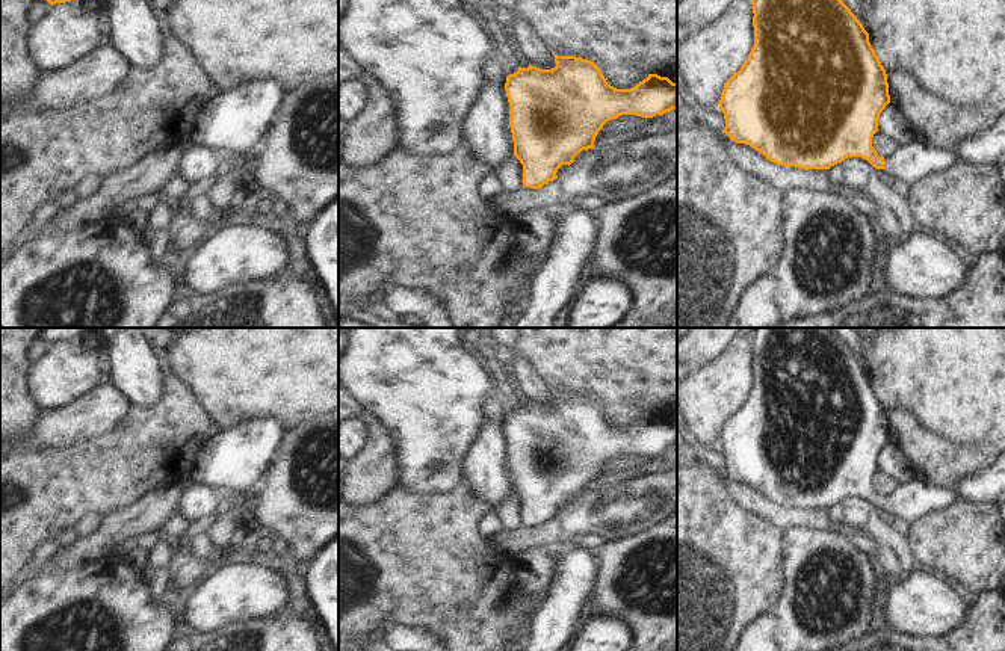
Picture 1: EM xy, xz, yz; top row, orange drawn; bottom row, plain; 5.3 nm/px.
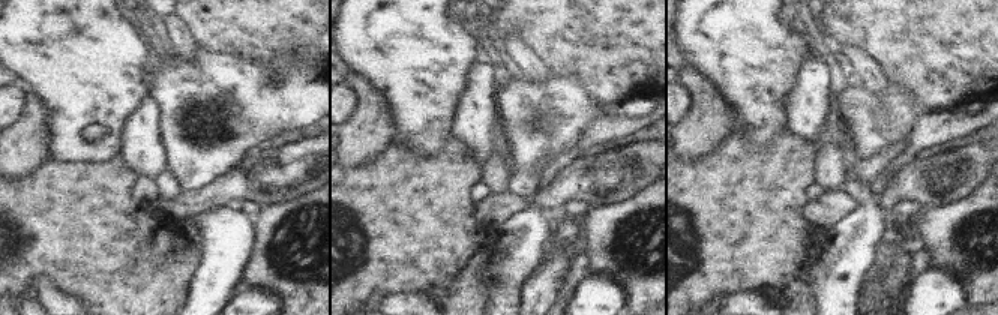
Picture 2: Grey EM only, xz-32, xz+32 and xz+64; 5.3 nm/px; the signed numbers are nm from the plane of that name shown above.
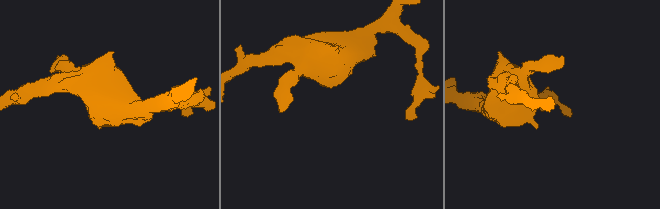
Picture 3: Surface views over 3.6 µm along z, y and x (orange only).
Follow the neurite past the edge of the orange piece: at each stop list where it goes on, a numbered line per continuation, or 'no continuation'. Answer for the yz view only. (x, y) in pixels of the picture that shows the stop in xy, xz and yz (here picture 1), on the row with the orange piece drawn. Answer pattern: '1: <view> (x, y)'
1: yz (916, 159)

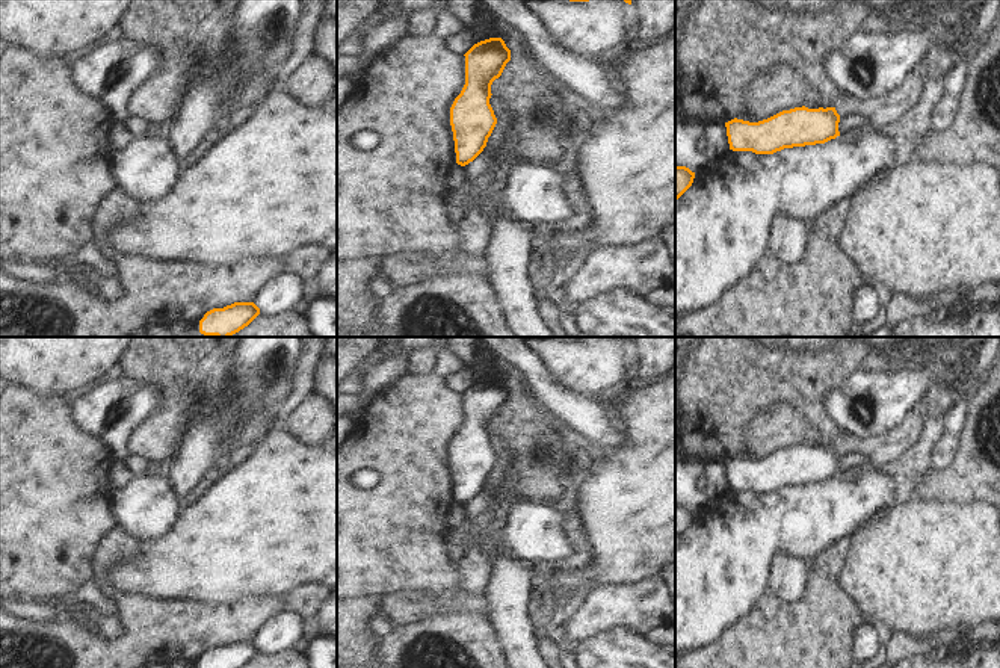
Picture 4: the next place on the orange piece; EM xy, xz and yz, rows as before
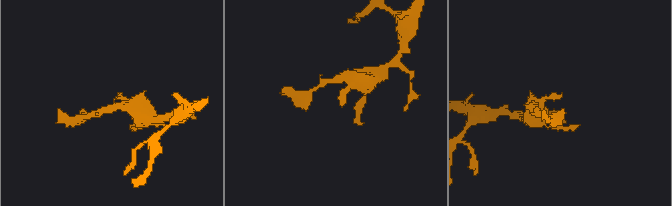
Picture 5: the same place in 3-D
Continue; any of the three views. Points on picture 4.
no continuation

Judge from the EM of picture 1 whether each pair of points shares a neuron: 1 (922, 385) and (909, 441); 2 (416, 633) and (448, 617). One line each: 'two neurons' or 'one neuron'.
1: two neurons
2: two neurons

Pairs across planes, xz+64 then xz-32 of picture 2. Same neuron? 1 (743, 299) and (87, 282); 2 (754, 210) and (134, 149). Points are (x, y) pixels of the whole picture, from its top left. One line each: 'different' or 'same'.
1: different
2: different

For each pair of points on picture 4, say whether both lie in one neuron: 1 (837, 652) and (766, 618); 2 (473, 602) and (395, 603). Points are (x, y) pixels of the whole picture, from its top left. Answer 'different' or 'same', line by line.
1: same
2: same

